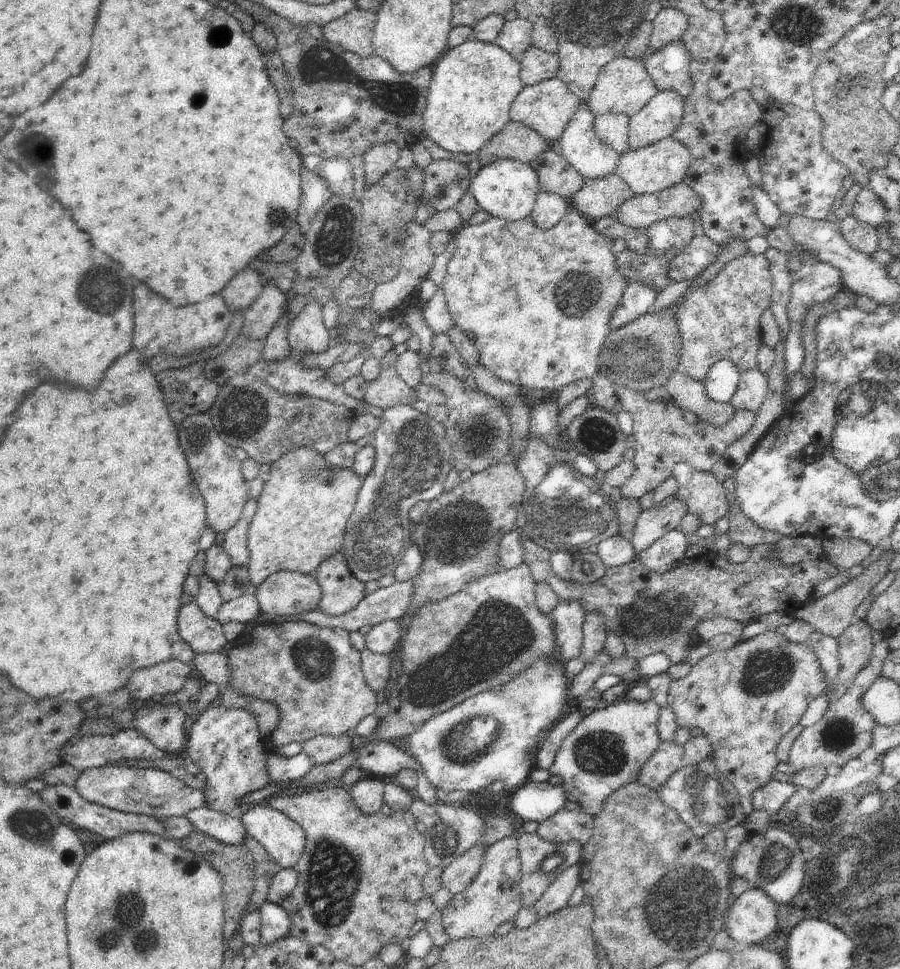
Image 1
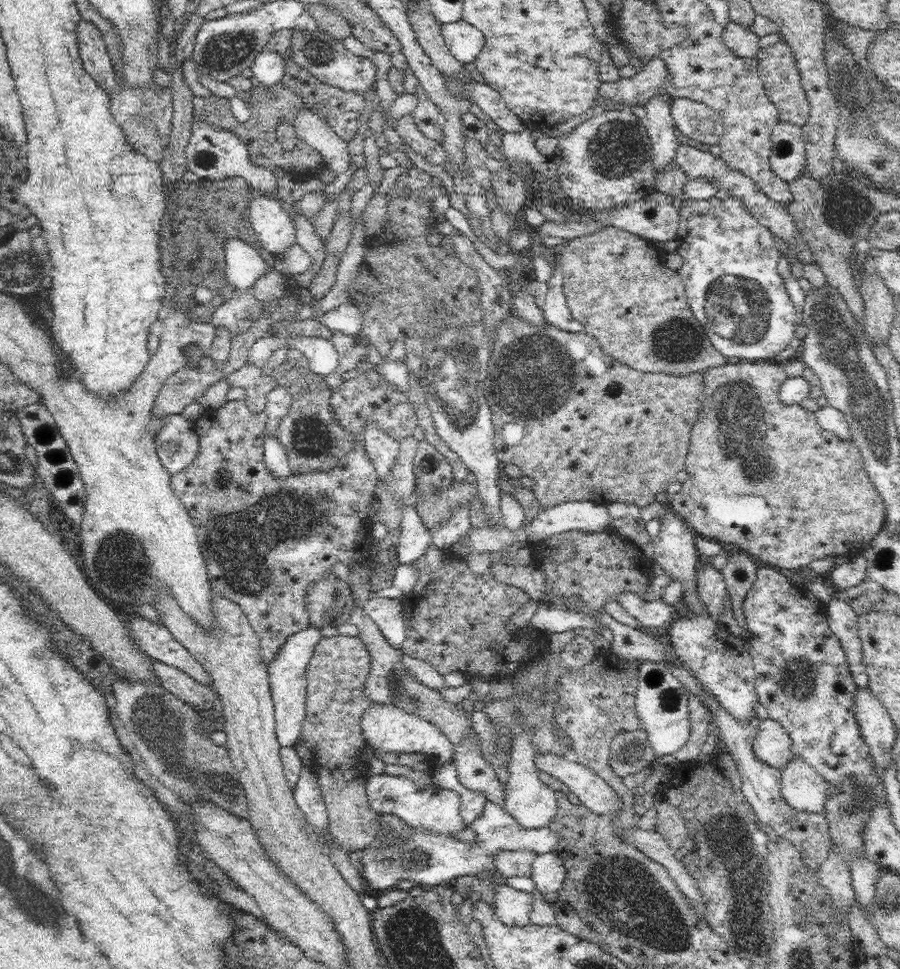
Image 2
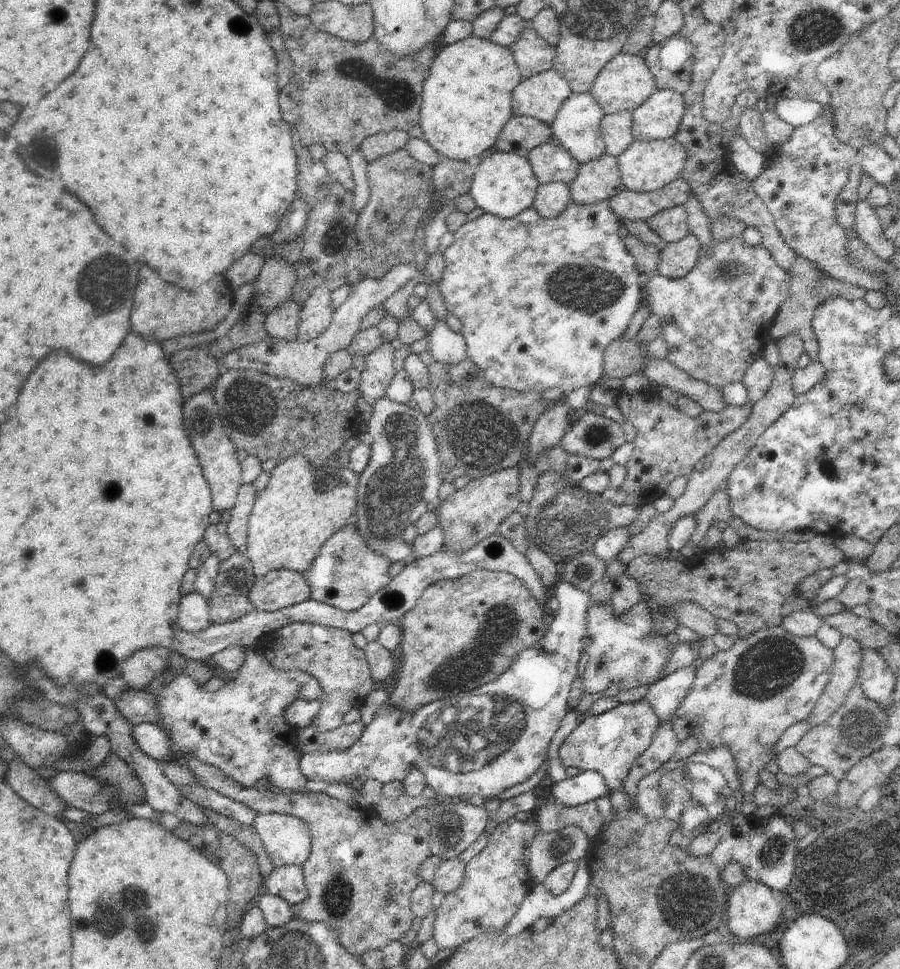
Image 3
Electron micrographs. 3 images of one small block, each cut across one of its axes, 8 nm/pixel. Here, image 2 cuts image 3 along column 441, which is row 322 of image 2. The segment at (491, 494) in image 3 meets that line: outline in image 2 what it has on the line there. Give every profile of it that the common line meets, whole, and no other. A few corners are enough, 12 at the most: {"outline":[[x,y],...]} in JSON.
{"outline":[[497,326],[494,451],[540,510],[685,469],[704,375]]}

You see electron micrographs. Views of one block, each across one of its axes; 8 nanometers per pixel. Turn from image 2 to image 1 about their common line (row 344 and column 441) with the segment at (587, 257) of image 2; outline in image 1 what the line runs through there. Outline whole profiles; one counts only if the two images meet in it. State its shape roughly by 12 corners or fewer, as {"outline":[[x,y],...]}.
{"outline":[[527,558],[417,611],[375,737],[556,654]]}

